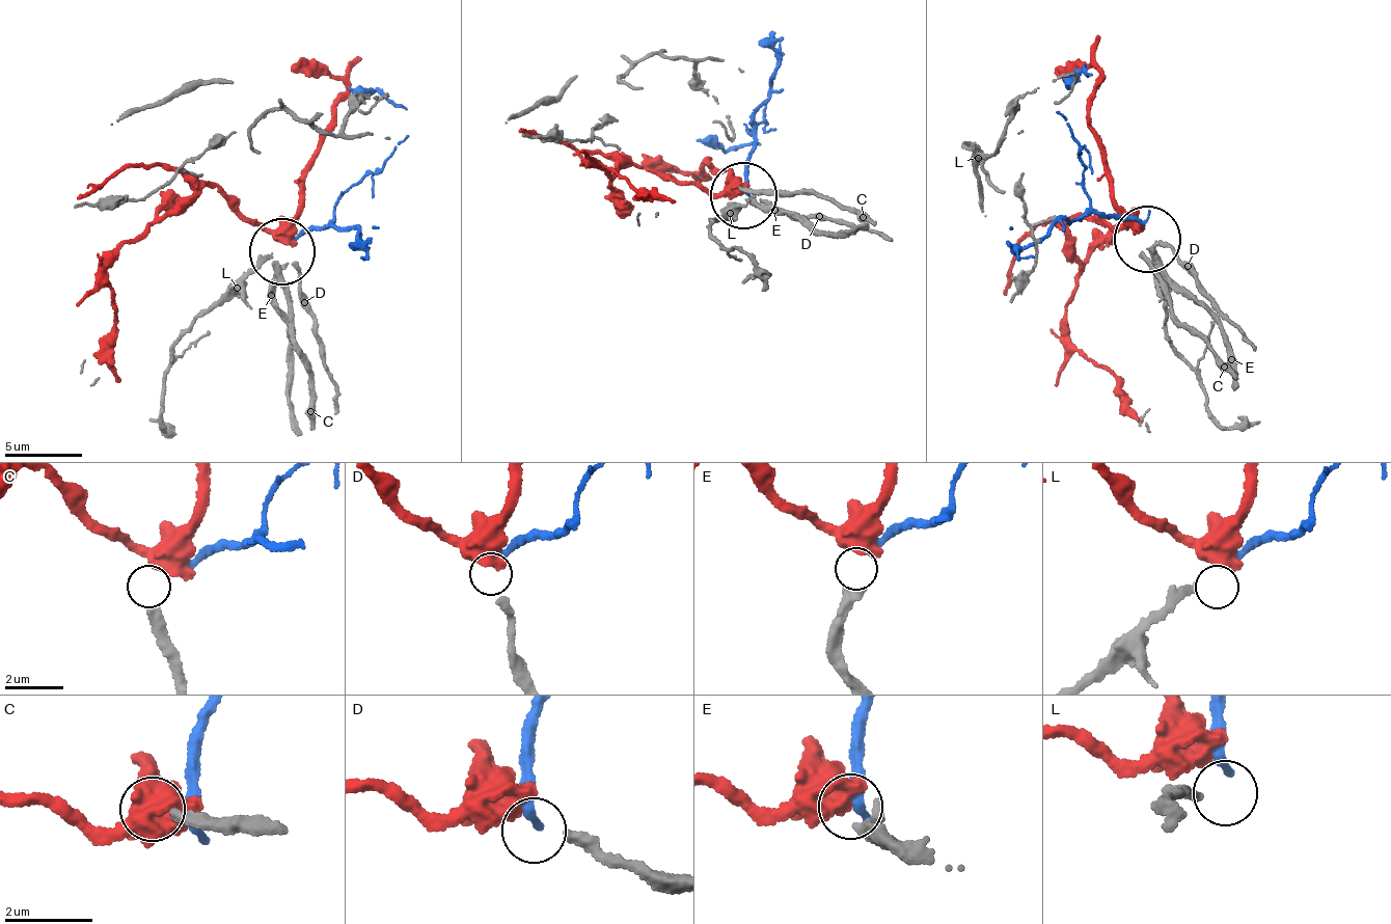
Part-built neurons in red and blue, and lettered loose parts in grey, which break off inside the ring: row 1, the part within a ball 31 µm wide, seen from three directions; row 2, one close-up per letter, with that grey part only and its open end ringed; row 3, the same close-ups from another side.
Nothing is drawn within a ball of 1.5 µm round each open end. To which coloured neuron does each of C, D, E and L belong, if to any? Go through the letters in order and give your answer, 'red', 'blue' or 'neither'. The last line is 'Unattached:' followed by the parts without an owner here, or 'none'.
C: neither
D: blue
E: red
L: neither
Unattached: C, L

